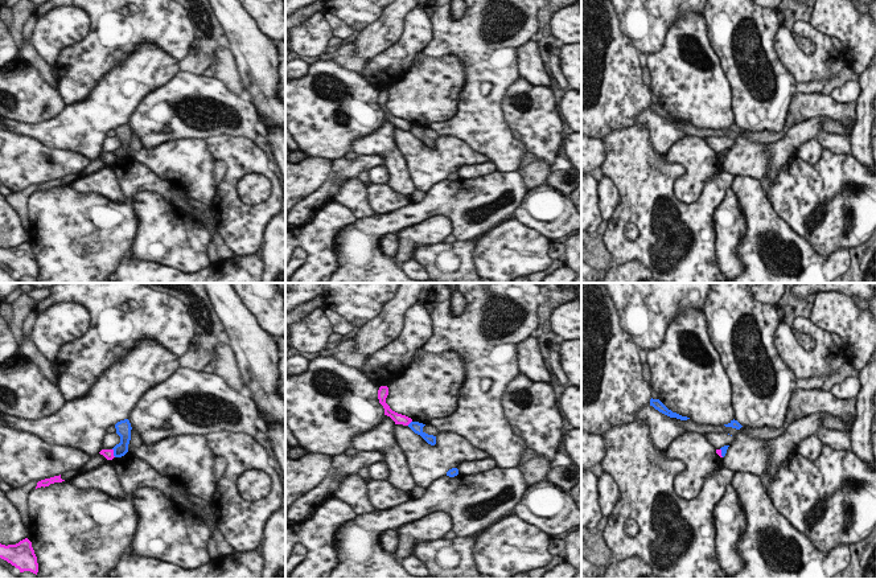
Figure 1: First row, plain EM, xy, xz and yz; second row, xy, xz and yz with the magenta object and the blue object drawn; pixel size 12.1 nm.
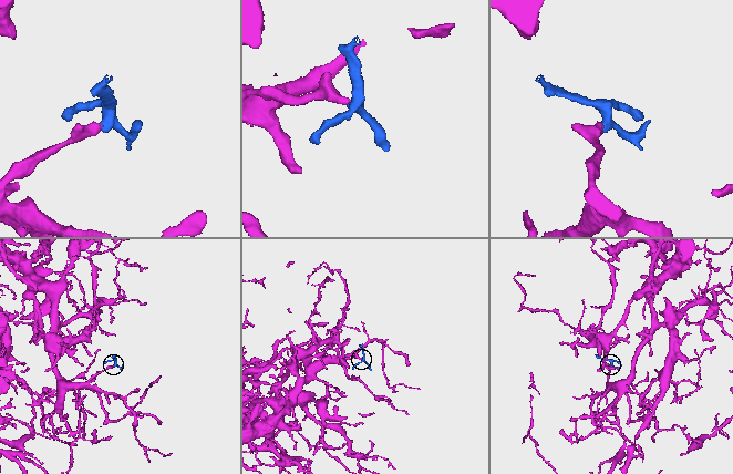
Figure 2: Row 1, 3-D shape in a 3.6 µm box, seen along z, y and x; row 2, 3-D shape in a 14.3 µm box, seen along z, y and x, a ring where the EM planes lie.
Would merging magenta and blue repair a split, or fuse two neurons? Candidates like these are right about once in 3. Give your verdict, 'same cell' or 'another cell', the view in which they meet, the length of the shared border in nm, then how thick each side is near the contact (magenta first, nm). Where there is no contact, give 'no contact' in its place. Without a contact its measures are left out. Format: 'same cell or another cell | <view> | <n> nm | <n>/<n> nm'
another cell | xy | 120 nm | 130/160 nm

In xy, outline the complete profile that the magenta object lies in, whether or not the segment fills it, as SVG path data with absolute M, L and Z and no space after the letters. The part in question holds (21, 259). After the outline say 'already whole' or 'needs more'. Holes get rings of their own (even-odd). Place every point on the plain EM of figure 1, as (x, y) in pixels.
M28 242L16 249L0 247L0 262L18 272L20 276L30 275L36 279L38 276L37 260Z | already whole

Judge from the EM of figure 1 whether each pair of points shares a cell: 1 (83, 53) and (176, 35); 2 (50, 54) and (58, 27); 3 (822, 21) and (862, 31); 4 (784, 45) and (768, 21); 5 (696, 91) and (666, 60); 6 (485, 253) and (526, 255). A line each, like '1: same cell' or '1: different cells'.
1: same cell
2: same cell
3: same cell
4: different cells
5: same cell
6: same cell

